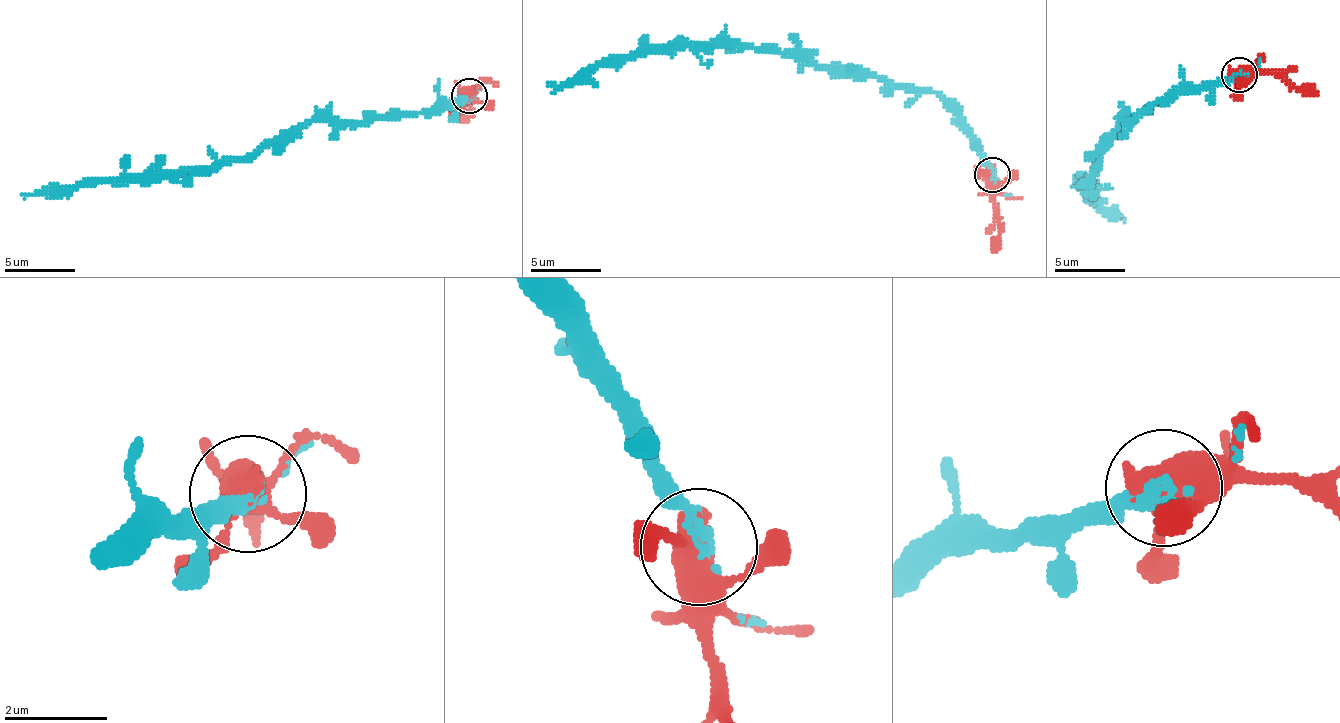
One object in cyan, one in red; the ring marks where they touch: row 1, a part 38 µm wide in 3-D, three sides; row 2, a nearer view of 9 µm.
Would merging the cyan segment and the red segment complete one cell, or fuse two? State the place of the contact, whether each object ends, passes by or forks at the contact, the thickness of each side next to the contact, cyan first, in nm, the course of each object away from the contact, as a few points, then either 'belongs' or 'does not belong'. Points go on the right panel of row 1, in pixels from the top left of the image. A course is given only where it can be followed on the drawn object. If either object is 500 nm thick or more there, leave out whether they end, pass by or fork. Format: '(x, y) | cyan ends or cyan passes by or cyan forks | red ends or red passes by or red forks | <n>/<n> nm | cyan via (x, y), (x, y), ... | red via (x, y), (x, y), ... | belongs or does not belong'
(1239, 74) | cyan ends | red forks | 170/480 nm | cyan via (1240, 77), (1180, 87), (1129, 118), (1103, 146), (1093, 179), (1087, 187), (1091, 203), (1118, 218), (1113, 219) | red via (1240, 74), (1272, 70), (1297, 88), (1317, 92) | belongs

